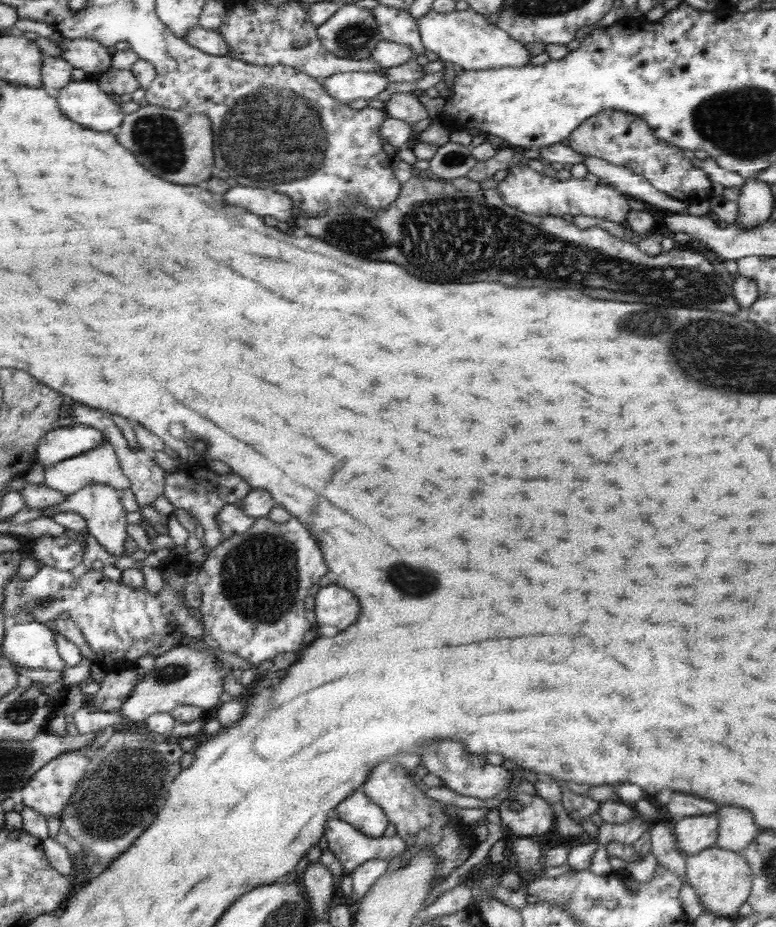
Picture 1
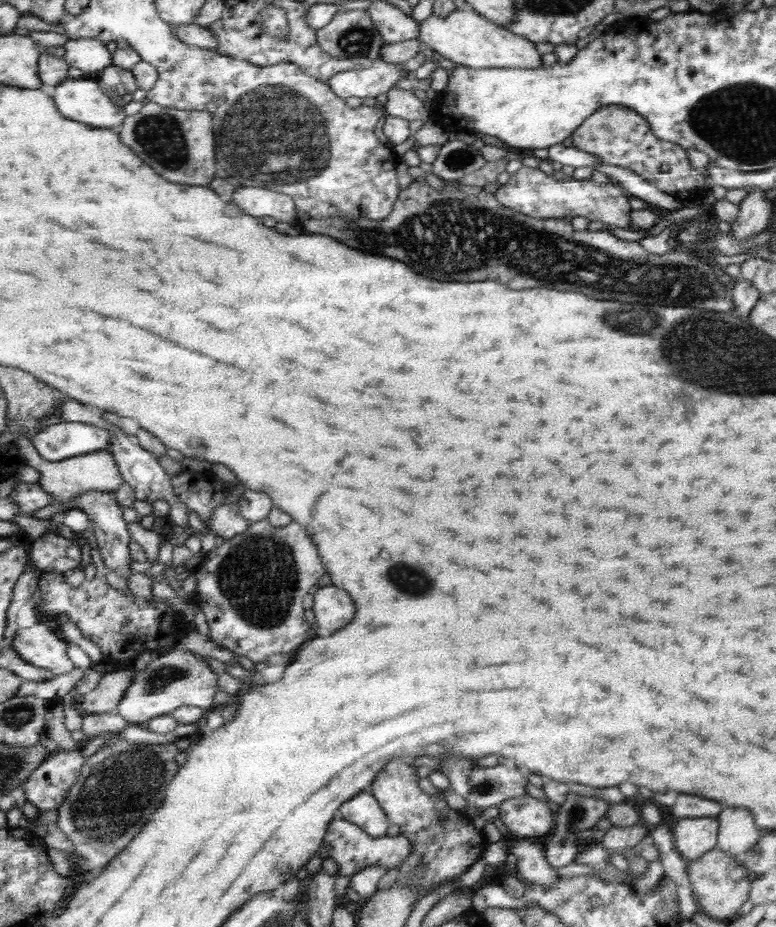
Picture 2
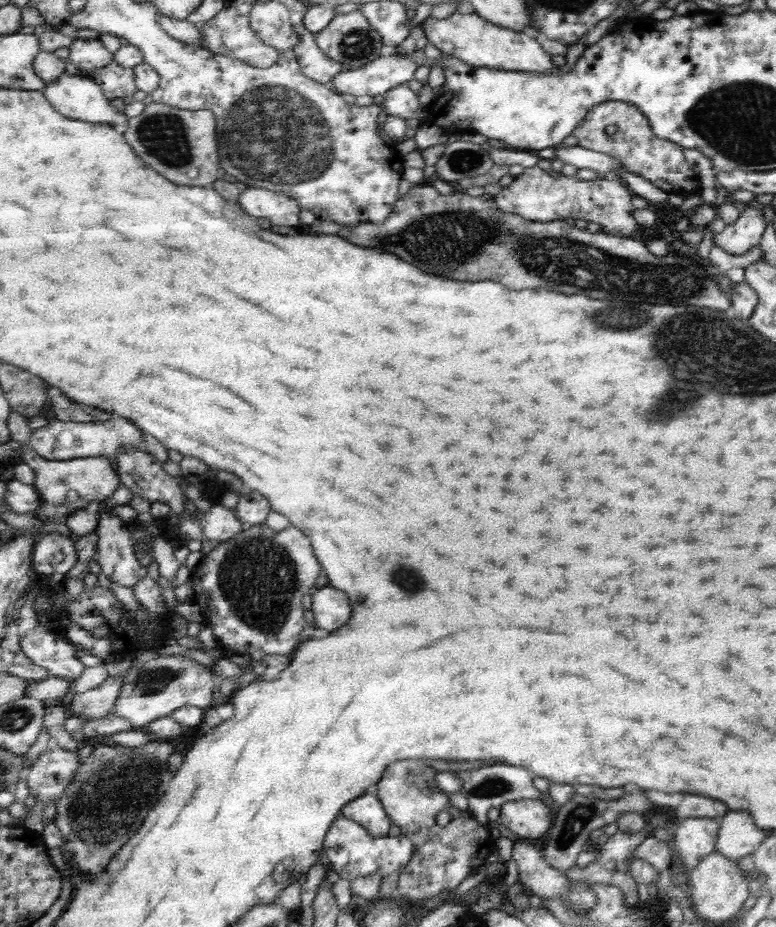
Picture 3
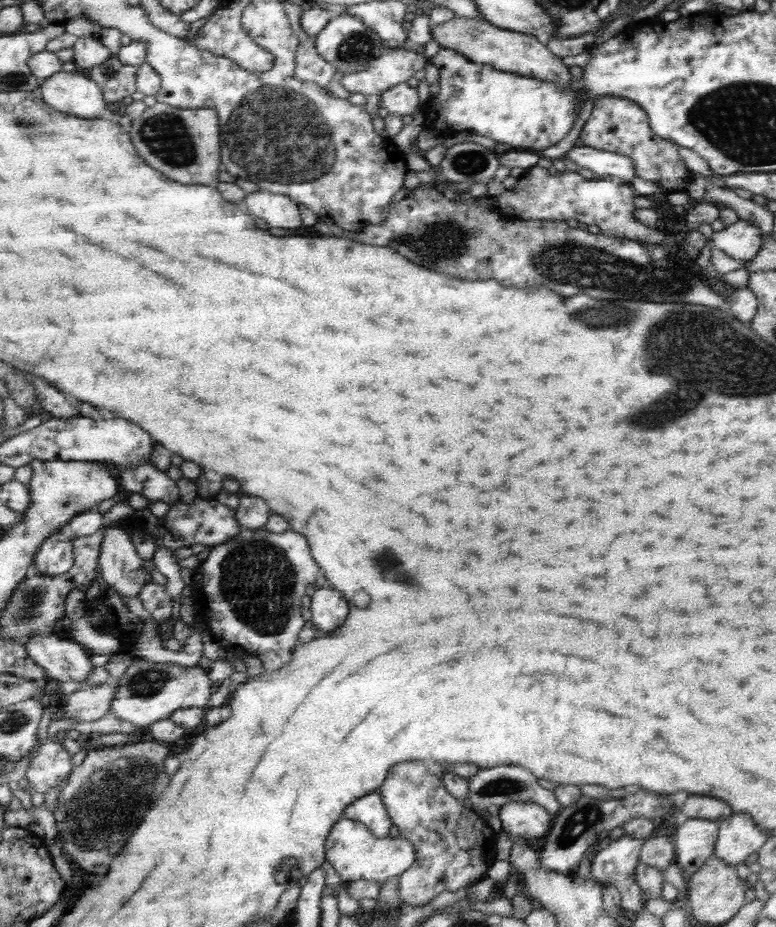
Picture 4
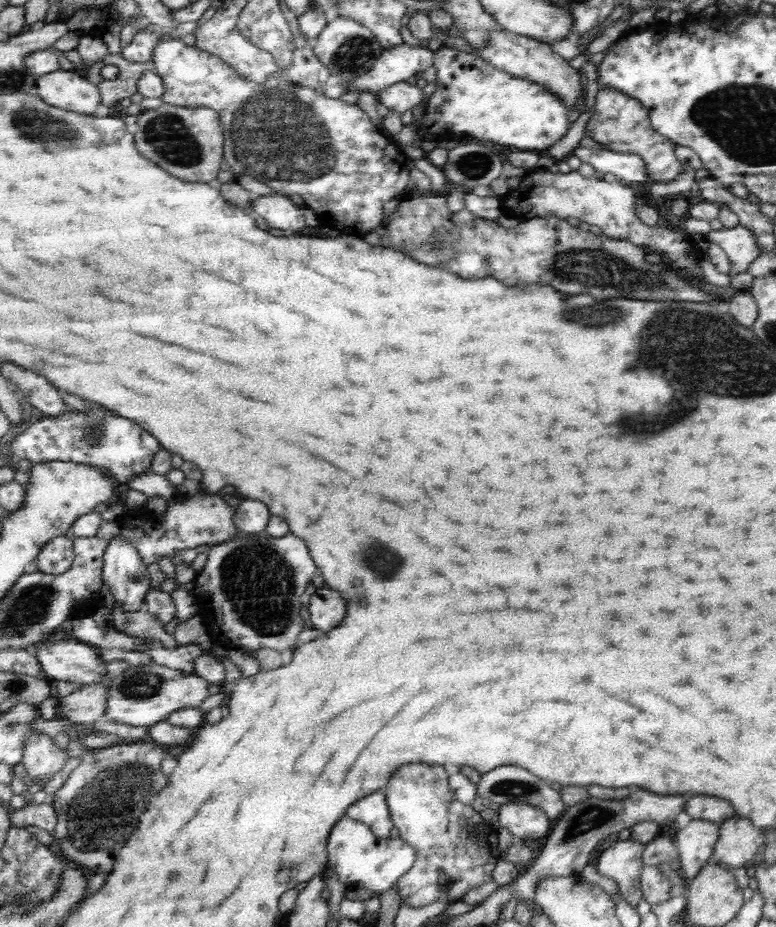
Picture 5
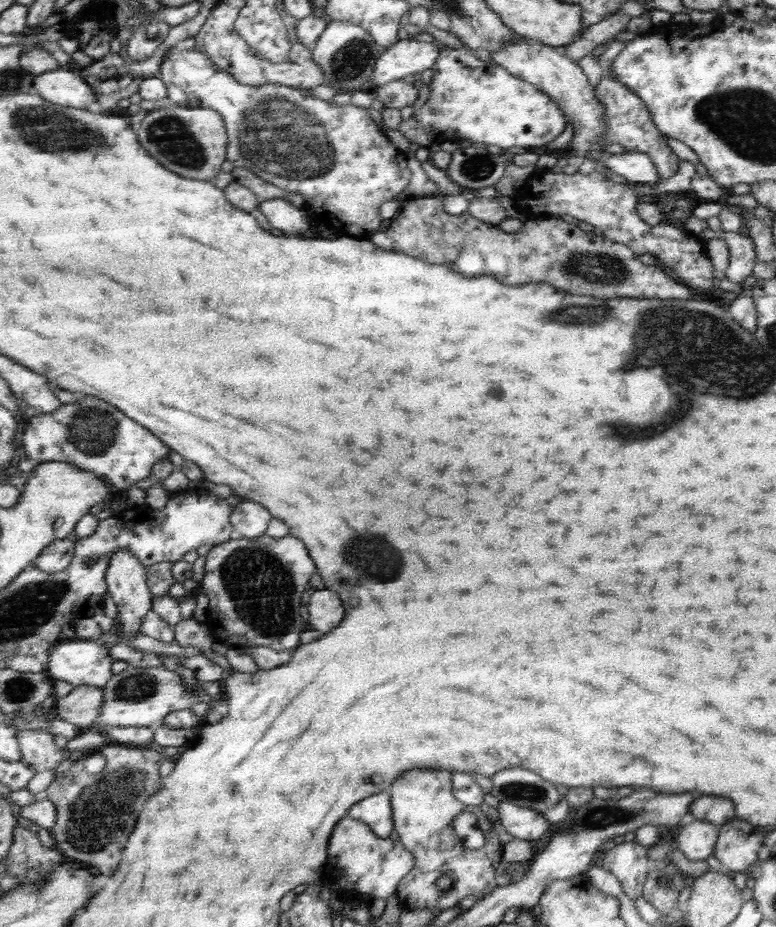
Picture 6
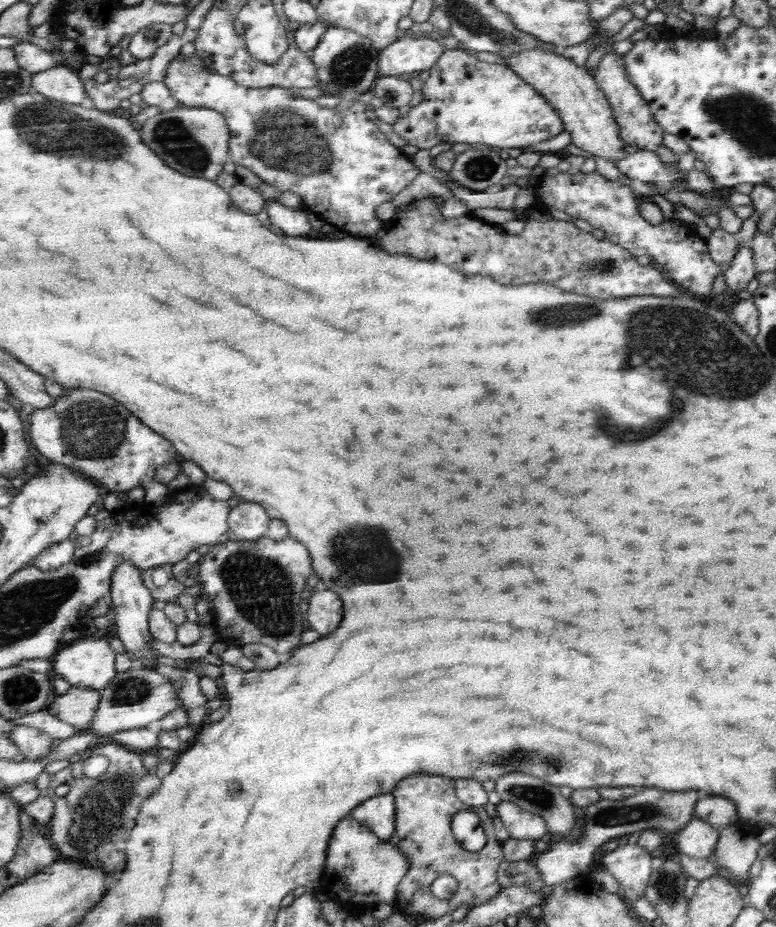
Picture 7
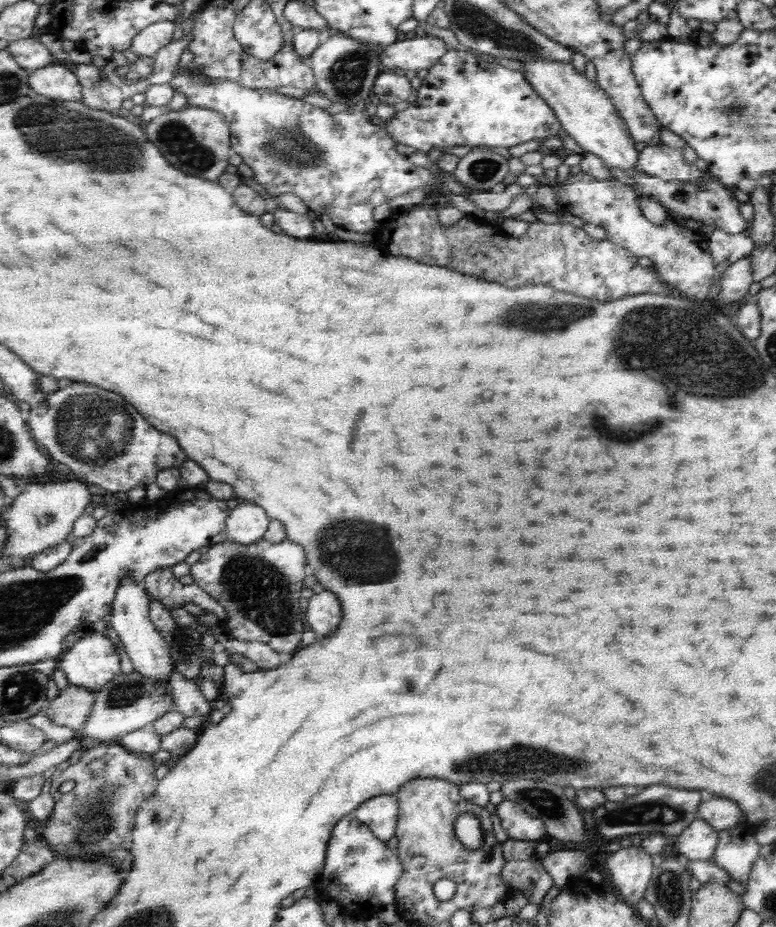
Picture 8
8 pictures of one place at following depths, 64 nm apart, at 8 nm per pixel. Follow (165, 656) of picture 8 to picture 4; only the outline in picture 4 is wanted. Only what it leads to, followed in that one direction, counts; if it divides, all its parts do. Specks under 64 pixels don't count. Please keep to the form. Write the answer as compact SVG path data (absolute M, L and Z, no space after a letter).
M119 522L107 526L101 556L101 582L111 586L123 600L139 598L143 586L151 582L151 572L145 570L145 558Z

